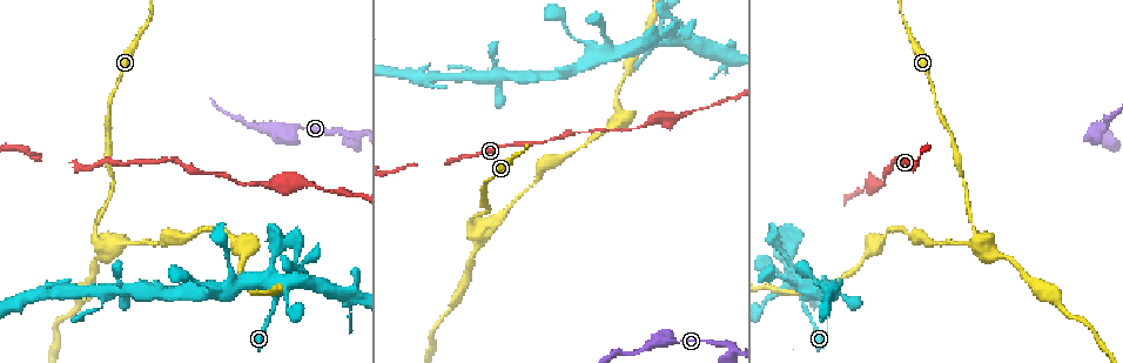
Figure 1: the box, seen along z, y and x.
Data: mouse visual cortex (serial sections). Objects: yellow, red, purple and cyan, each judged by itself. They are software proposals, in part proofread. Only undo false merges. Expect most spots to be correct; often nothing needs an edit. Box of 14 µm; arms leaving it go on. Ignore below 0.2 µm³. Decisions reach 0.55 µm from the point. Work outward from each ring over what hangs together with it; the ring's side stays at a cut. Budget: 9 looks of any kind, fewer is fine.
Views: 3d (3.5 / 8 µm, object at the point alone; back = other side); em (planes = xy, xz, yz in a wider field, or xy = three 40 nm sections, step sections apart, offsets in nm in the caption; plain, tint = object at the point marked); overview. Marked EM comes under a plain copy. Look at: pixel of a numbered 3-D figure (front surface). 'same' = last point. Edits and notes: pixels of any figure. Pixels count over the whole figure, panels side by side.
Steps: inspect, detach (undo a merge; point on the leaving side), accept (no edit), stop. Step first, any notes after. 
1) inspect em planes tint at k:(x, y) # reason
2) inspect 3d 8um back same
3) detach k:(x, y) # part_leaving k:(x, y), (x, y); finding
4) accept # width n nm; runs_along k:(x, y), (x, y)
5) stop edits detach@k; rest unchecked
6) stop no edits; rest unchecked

inspect 3d 3.5um at 1:(354, 135) # abrupt turn

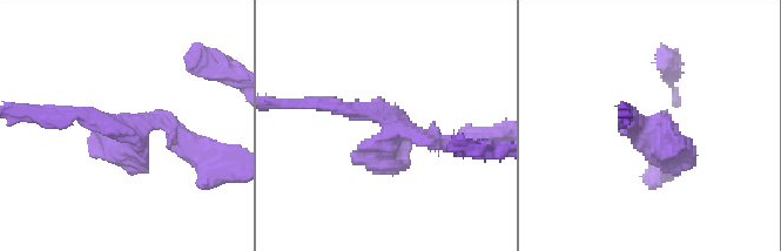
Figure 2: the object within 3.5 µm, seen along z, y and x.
inspect em xy step 5 tint at 2:(643, 124)

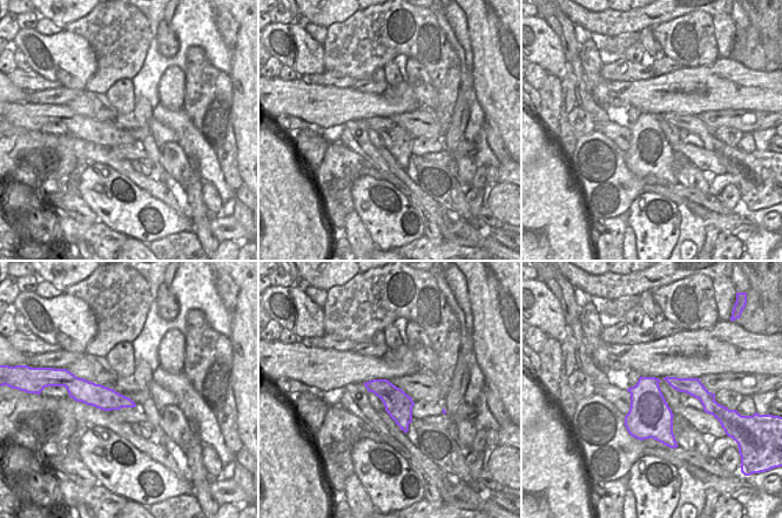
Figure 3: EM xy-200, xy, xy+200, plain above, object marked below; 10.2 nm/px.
accept # runs_along 2:(54, 119), (133, 126), (119, 148), (145, 158); continuous, no second cell

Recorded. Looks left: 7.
inspect em xy step 5 tint at 1:(986, 249) # branch point

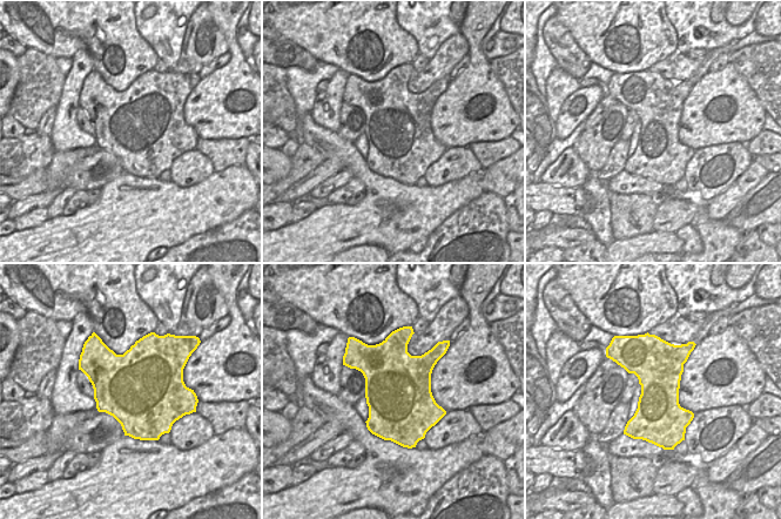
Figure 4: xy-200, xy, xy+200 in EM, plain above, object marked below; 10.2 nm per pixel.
inspect 3d 3.5um back same # see where the arms go

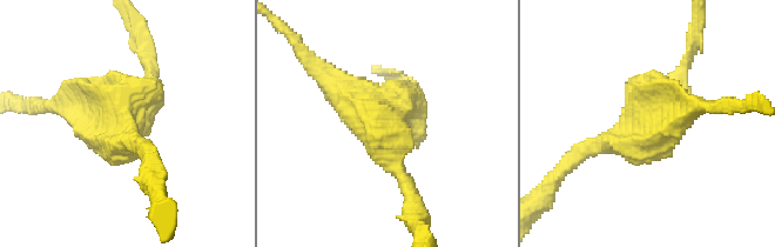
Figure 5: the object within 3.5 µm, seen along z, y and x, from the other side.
accept # runs_along 5:(148, 55), (133, 113), (54, 106); continuous, no second cell

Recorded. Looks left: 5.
inspect 3d 3.5um at 1:(235, 181) # thin neck

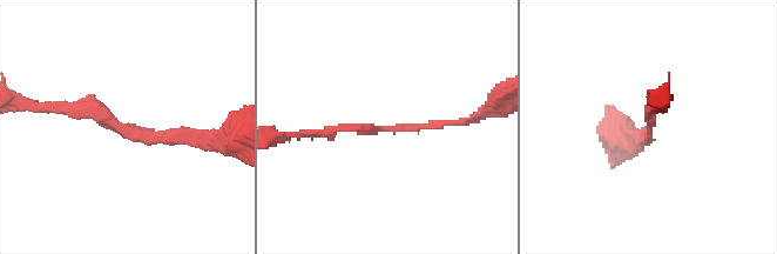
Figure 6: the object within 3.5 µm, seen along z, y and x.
accept # runs_along 6:(55, 107), (99, 111), (134, 136), (203, 136); all the same cell

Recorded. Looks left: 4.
inspect 3d 3.5um at 1:(236, 239) # thick turns thin

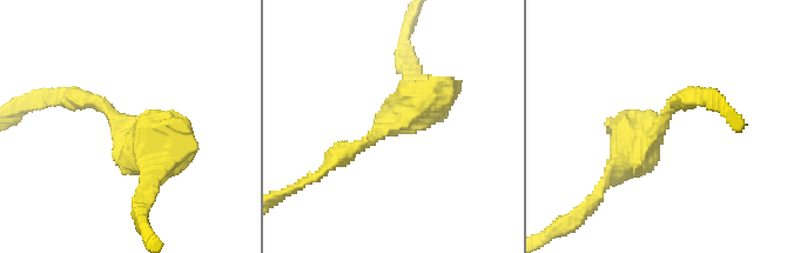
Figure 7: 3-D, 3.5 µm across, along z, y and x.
inspect em xy step 3 tint at 7:(654, 133) # arm_widths 200, 450 nm

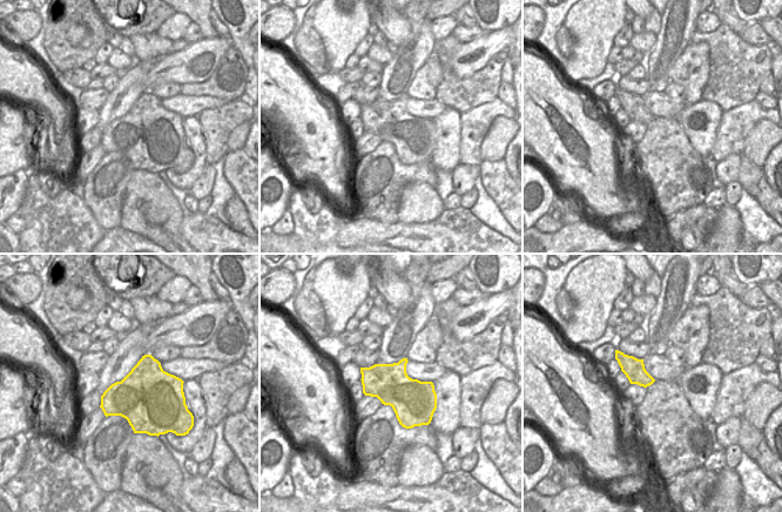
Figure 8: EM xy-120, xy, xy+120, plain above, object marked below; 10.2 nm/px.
accept # runs_along 7:(692, 99), (680, 99), (605, 182); one cell here

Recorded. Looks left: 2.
stop no edits; rest unchecked

